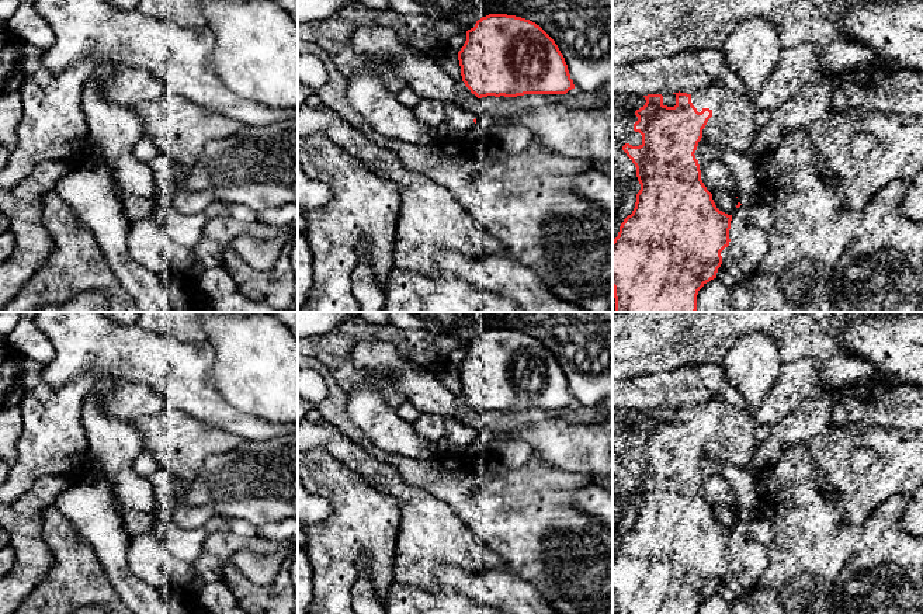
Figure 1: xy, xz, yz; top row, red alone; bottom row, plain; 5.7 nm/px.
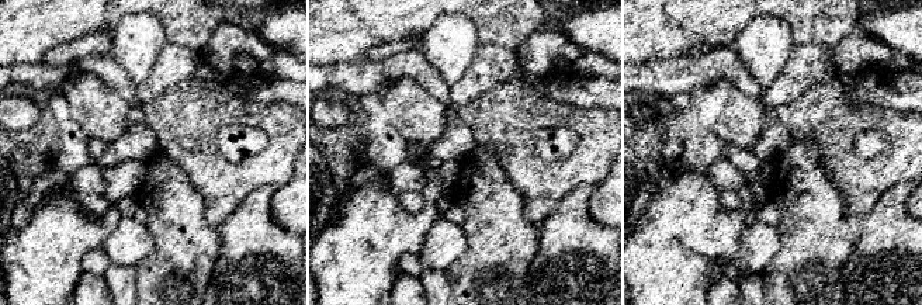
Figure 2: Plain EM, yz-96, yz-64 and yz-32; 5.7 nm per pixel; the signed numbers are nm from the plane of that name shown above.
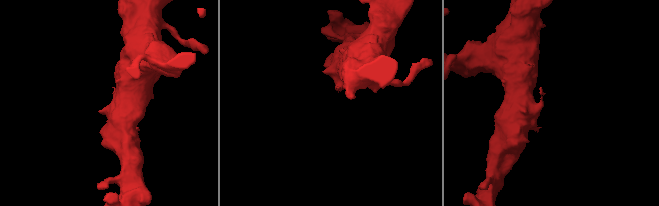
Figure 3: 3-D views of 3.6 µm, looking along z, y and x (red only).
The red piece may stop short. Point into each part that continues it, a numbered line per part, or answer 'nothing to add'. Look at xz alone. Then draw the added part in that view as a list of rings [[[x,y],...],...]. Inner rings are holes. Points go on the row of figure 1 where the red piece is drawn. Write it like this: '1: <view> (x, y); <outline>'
1: xz (458, 122); [[[447,104],[445,122],[437,128],[438,139],[445,142],[465,141],[468,131],[475,125],[473,119],[473,114],[464,111],[455,104]]]

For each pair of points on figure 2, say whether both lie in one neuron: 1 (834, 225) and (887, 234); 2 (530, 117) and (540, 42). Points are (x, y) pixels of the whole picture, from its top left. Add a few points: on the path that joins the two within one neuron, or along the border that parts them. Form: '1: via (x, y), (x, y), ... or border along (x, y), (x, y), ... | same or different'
1: border along (862, 219), (859, 238), (846, 260) | different
2: border along (520, 65), (529, 76) | different

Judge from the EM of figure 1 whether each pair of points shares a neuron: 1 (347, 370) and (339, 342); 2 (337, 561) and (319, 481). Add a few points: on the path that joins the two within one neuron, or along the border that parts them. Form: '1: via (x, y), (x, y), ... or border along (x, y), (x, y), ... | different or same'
1: via (340, 363), (339, 349) | same
2: via (350, 541), (350, 510), (339, 499) | same

